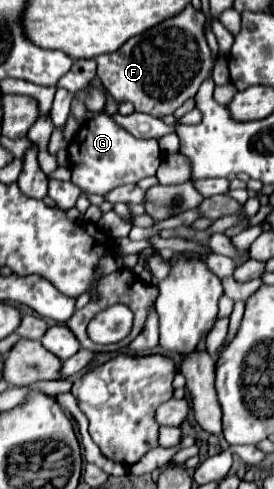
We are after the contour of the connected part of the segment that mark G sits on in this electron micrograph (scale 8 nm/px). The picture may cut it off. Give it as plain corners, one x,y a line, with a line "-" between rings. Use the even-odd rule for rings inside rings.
101,114
93,120
87,120
69,148
71,160
71,182
83,190
83,194
101,194
105,196
117,186
137,184
145,176
155,176
161,164
161,150
157,140
139,140
117,126
107,114

